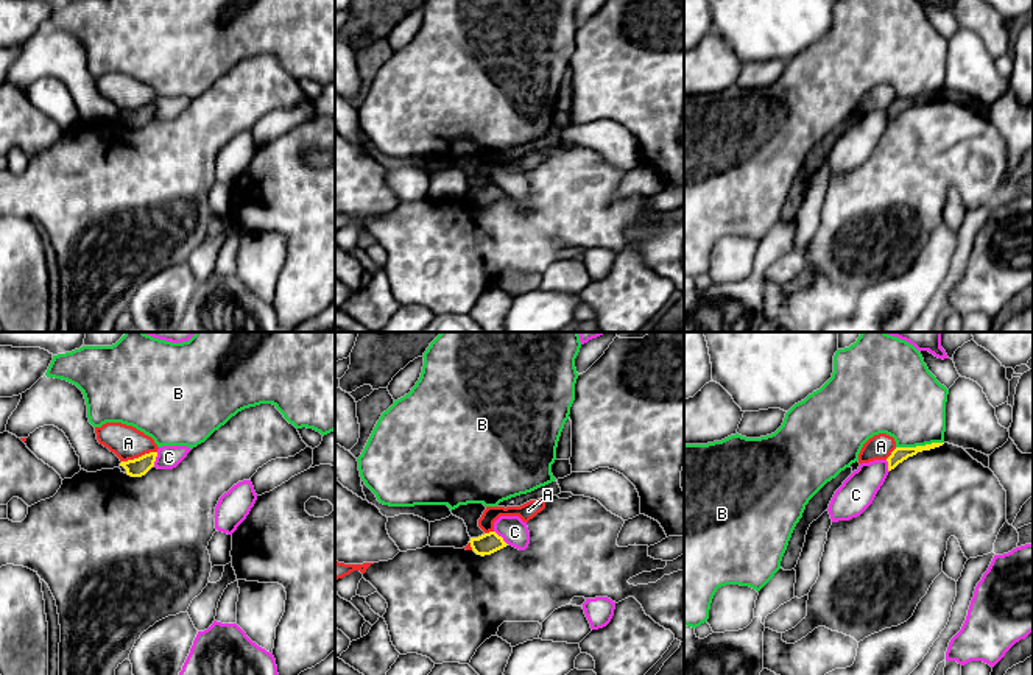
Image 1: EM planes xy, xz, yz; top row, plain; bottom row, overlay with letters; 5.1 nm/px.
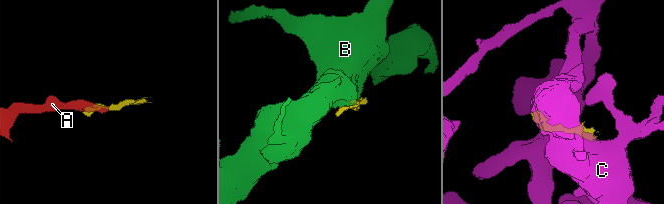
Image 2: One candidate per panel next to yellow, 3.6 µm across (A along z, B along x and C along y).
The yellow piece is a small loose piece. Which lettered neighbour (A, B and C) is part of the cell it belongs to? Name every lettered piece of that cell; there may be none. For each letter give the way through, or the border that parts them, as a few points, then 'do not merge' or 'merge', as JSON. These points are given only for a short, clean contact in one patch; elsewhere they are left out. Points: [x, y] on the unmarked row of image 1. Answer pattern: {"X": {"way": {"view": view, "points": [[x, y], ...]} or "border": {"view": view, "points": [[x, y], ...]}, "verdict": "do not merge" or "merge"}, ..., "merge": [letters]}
{"A": {"border": {"view": "xy", "points": [[156, 102], [122, 113]]}, "verdict": "do not merge"}, "B": {"verdict": "do not merge"}, "C": {"verdict": "do not merge"}, "merge": []}

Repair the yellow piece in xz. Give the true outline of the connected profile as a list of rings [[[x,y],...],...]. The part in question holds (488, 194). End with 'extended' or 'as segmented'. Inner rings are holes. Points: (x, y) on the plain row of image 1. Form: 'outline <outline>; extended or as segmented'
outline [[[467,154],[452,161],[453,167],[464,171],[467,184],[471,187],[471,198],[477,206],[481,207],[491,206],[508,196],[495,182],[485,184],[478,178],[478,170],[481,168],[485,161],[486,157],[483,154]]]; extended

